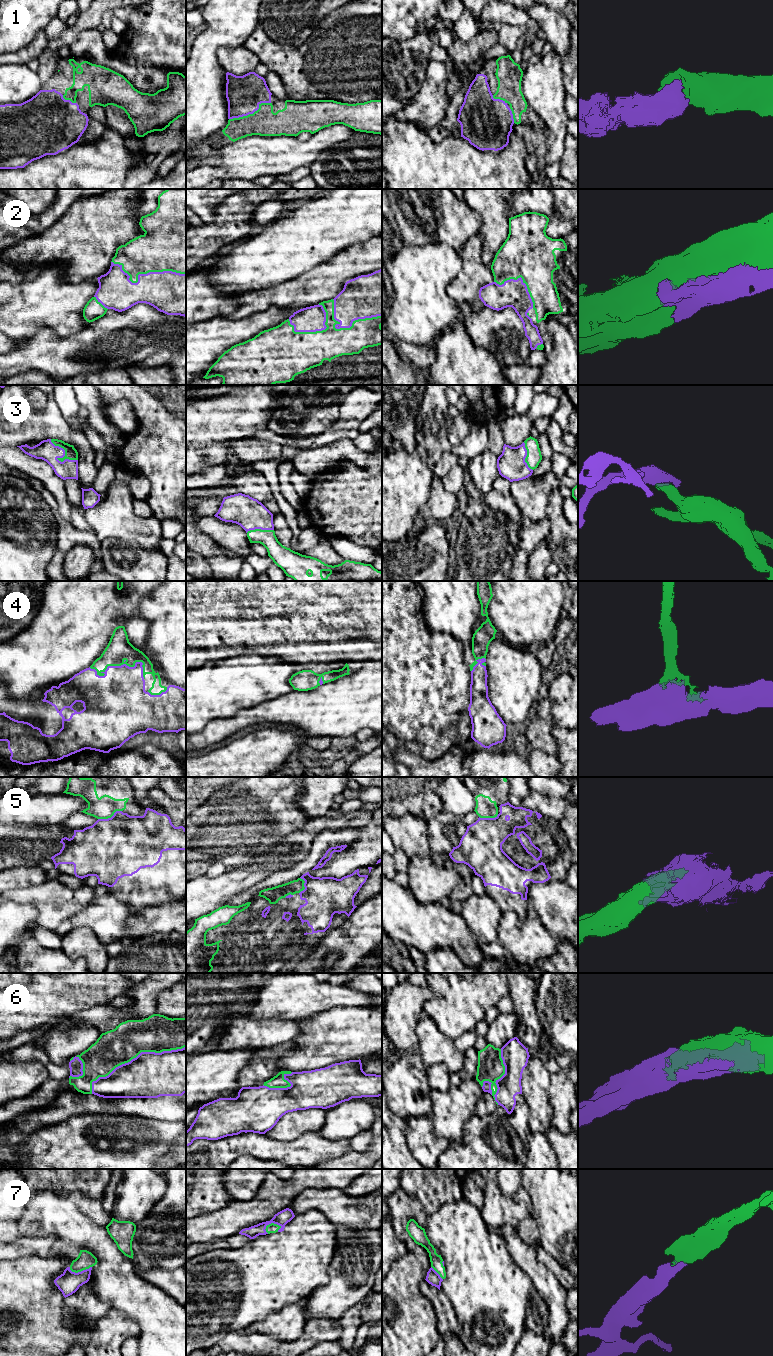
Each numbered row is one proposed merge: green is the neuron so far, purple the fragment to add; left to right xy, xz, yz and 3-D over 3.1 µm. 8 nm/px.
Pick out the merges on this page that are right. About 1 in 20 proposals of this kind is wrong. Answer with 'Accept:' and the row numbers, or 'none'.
Accept: 1, 2, 3, 4, 6, 7

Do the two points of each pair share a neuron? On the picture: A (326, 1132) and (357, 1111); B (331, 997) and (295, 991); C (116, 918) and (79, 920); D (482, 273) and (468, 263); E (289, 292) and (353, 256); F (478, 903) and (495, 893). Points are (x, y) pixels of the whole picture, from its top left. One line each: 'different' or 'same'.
A: same
B: same
C: same
D: same
E: same
F: different

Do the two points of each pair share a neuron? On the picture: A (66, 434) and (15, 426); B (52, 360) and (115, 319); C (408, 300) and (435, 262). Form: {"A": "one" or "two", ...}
{"A": "one", "B": "one", "C": "one"}

